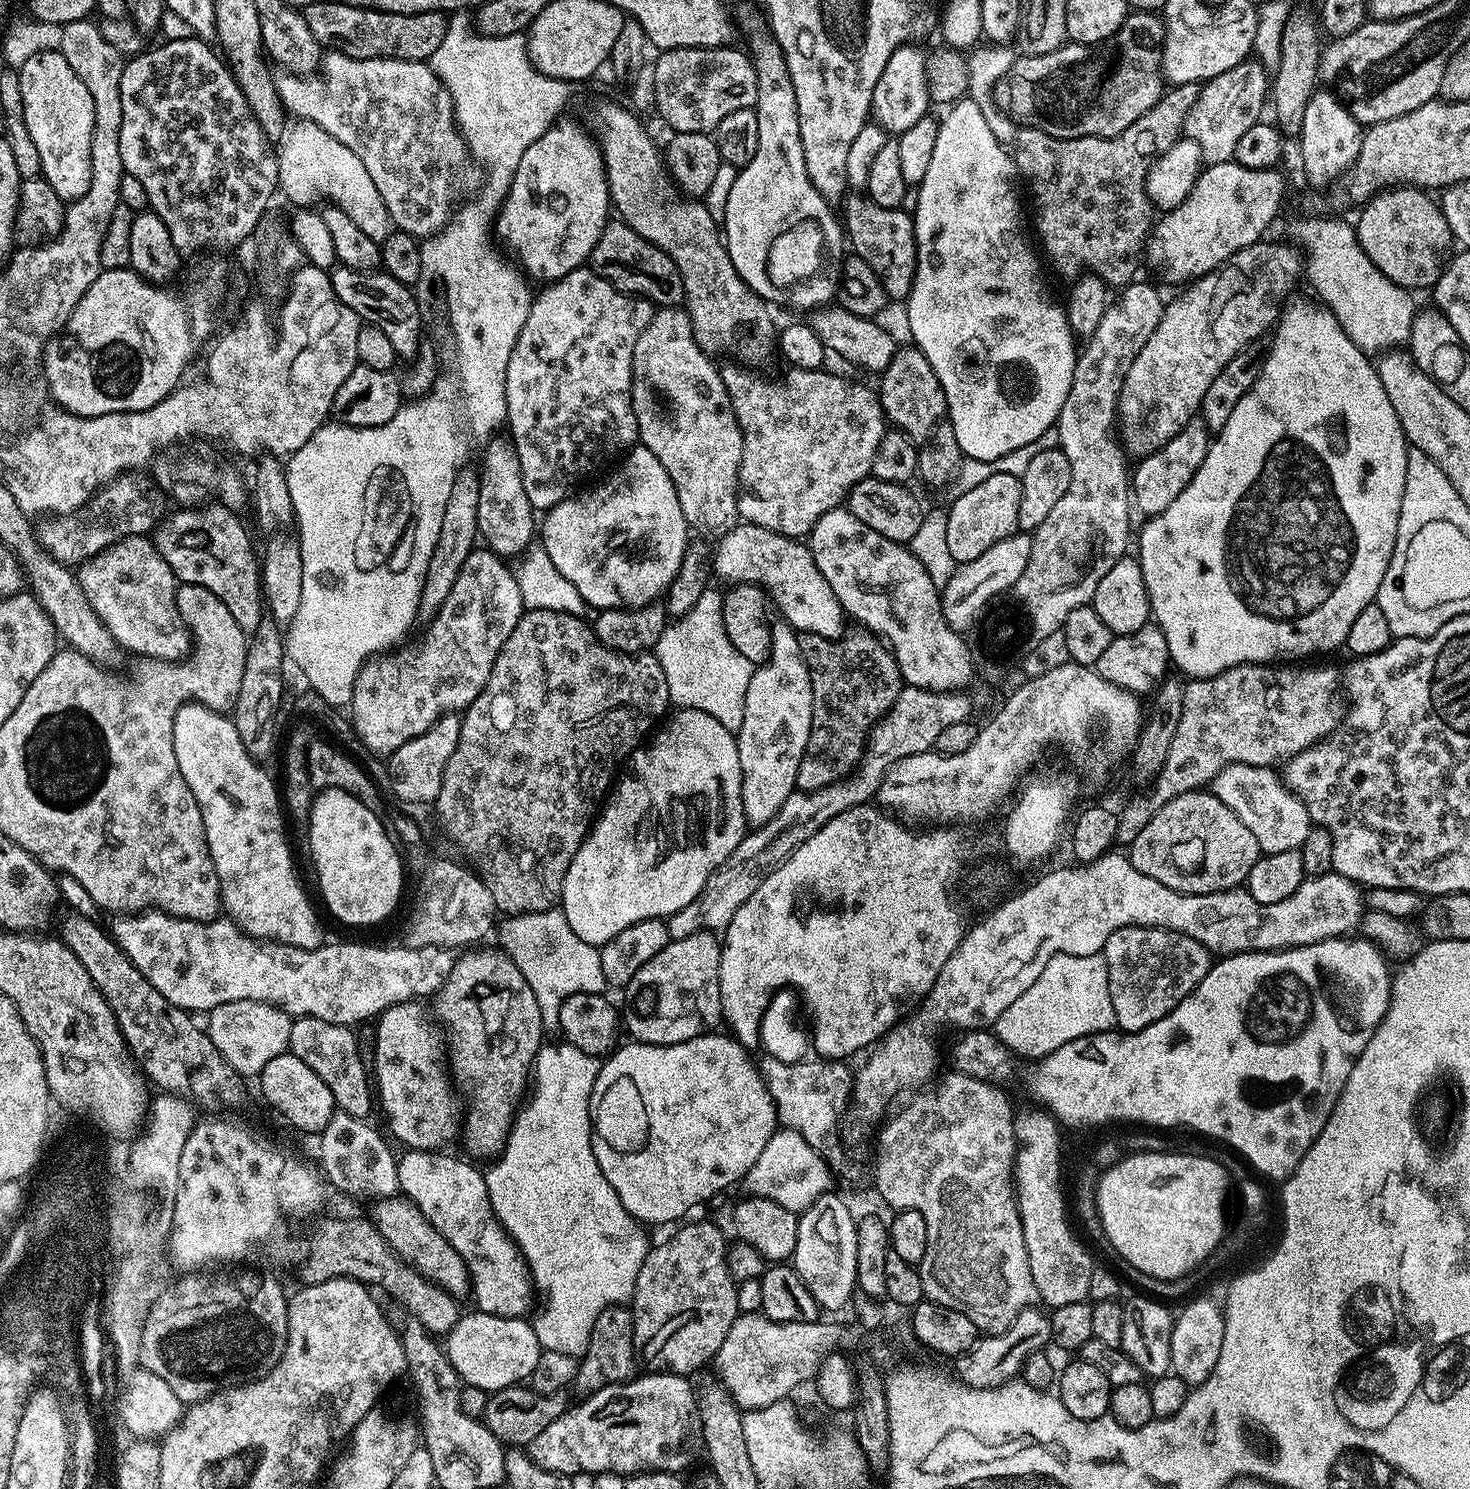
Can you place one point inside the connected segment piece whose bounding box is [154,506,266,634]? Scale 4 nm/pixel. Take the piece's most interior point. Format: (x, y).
(209, 547)

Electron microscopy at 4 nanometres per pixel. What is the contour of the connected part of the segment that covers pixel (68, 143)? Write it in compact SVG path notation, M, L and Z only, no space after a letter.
M61 52L57 56L44 56L44 64L32 64L28 58L20 68L44 68L44 72L28 72L28 76L24 76L24 92L32 92L32 100L22 96L22 114L26 130L30 130L30 139L38 150L40 176L60 200L71 202L82 198L82 194L90 190L90 138L94 134L94 100L90 98L90 90L86 90L82 78L74 74Z

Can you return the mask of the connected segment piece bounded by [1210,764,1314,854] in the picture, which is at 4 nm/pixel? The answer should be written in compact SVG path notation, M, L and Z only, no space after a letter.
M1249 764L1226 766L1212 779L1210 791L1219 800L1226 802L1238 819L1245 824L1246 830L1258 838L1261 853L1299 850L1309 831L1314 827L1308 816L1306 806L1284 785L1283 779L1276 776L1271 767L1259 768Z

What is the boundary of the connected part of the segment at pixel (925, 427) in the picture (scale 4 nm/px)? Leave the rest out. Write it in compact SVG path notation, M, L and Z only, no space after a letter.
M915 346L907 347L897 347L894 358L890 358L890 366L879 373L878 395L887 423L904 432L913 442L923 442L945 419L948 410L946 394L942 390L942 382L938 382L934 374L934 366L926 362L926 354Z

